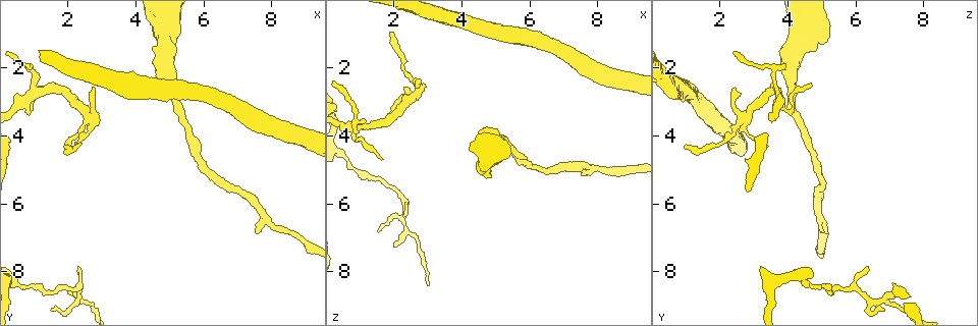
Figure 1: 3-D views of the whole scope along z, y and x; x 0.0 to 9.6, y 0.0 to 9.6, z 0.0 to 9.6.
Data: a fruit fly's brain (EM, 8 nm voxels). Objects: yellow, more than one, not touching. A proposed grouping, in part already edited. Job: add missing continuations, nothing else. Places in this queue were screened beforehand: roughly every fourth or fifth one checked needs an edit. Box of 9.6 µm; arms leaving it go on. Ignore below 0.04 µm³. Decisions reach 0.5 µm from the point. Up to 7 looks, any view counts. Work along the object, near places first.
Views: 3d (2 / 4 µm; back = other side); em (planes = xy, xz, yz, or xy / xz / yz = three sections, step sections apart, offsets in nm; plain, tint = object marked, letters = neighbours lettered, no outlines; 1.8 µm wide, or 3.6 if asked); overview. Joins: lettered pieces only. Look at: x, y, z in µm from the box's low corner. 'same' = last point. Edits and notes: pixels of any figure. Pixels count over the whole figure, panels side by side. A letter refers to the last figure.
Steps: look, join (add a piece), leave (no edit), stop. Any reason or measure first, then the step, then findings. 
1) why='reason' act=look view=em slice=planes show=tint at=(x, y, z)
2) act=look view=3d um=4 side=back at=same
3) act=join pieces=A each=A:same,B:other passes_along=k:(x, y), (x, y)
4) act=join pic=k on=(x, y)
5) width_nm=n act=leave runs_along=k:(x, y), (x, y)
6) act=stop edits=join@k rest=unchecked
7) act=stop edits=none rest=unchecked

why='free end' act=look view=3d um=4 at=(2.05, 8.55, 7.20)

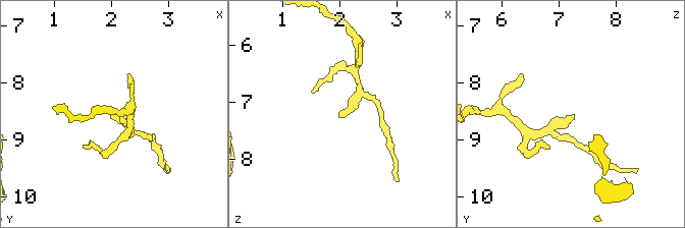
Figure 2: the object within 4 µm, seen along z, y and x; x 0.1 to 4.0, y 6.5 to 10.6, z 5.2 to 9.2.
act=look view=em slice=yz step=8 show=letters at=(2.00, 8.55, 7.30)

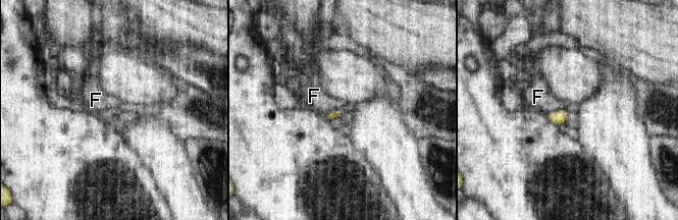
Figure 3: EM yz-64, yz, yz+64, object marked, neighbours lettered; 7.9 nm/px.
longest_contact=F:160nm act=leave each=F:other found='none of them fits'

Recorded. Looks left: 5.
why='branch stops here' act=look view=em um=3.6 slice=planes show=letters at=(7.55, 6.95, 5.20)

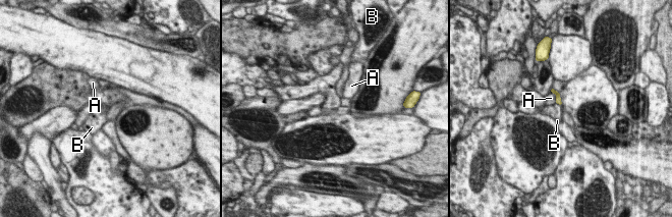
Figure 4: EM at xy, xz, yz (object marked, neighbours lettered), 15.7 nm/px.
act=leave each=A:other,B:other found='no lettered piece goes on from it'

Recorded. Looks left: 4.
why='thin end' act=look view=em slice=planes show=letters at=(1.85, 4.35, 1.00)

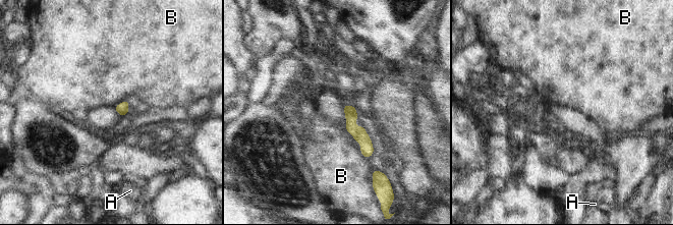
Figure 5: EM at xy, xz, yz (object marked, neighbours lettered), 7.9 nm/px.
longest_contact=B:60nm act=leave each=A:other,B:other border=5:(359, 152), (365, 157) found='no lettered piece goes on from it'

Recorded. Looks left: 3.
act=stop edits=none rest=unchecked

